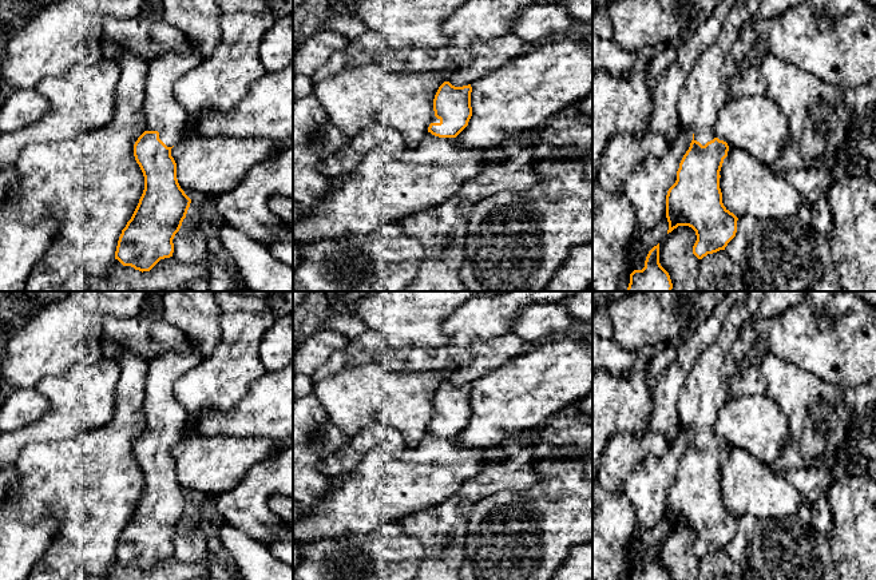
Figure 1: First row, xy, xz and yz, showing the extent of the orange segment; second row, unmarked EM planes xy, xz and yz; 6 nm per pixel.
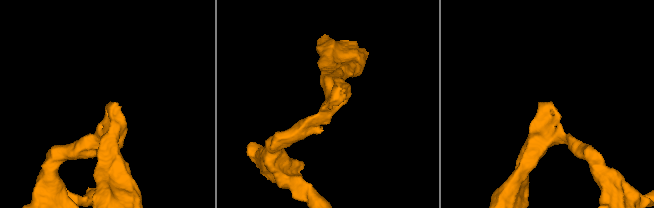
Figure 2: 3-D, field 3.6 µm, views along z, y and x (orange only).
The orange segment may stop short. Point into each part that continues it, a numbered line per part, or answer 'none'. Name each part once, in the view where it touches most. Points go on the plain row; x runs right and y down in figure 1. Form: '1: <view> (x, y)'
1: xy (163, 412)

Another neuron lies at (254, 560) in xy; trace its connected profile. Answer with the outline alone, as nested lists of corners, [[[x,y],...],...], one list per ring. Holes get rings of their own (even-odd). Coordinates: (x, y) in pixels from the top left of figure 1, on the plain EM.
[[[223,523],[217,529],[243,580],[293,580],[293,567],[273,555],[266,544]]]

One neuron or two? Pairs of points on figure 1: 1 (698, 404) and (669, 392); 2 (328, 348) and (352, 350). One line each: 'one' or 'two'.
1: two
2: two

